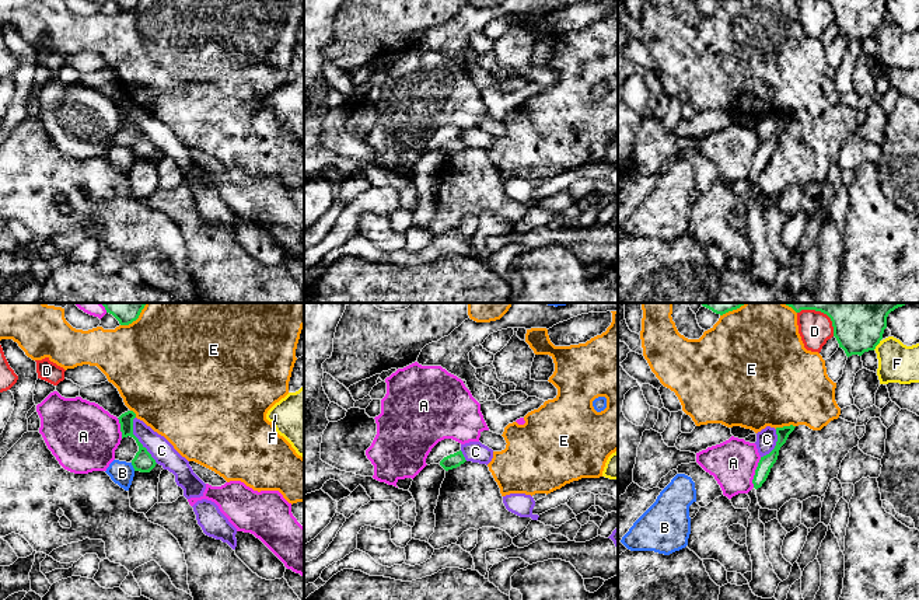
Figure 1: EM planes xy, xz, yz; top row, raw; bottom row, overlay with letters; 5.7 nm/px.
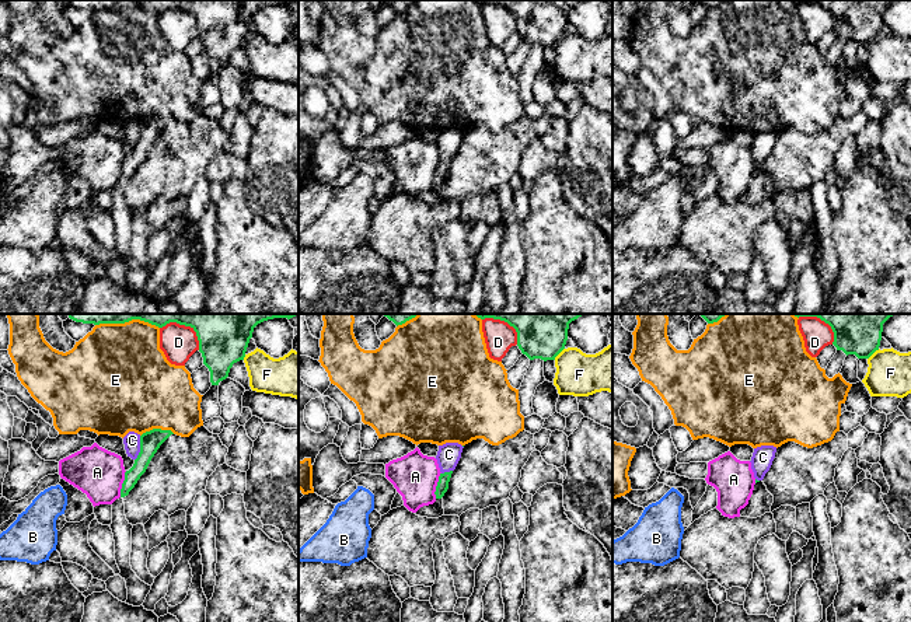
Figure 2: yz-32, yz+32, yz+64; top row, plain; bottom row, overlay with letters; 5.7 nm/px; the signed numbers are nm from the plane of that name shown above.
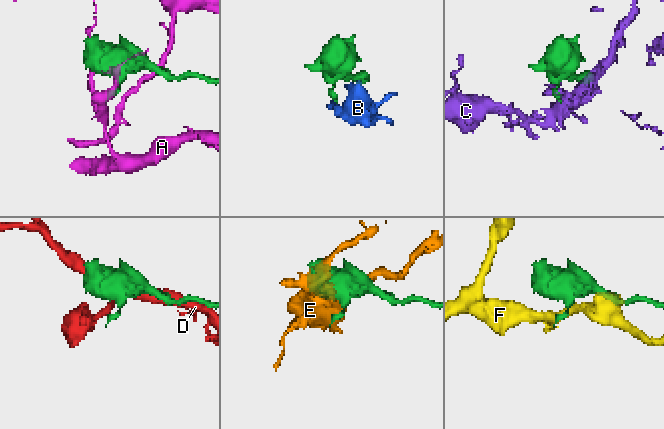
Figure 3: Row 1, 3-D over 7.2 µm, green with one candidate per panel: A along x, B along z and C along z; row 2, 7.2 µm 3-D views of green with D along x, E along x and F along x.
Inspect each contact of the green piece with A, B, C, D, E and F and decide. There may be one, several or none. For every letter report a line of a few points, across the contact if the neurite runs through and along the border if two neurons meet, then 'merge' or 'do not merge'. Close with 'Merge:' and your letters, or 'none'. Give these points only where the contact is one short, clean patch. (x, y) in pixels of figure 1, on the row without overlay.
A: do not merge
B: line xy (130, 149), (135, 156); do not merge
C: do not merge
D: do not merge
E: do not merge
F: do not merge
Merge: none

